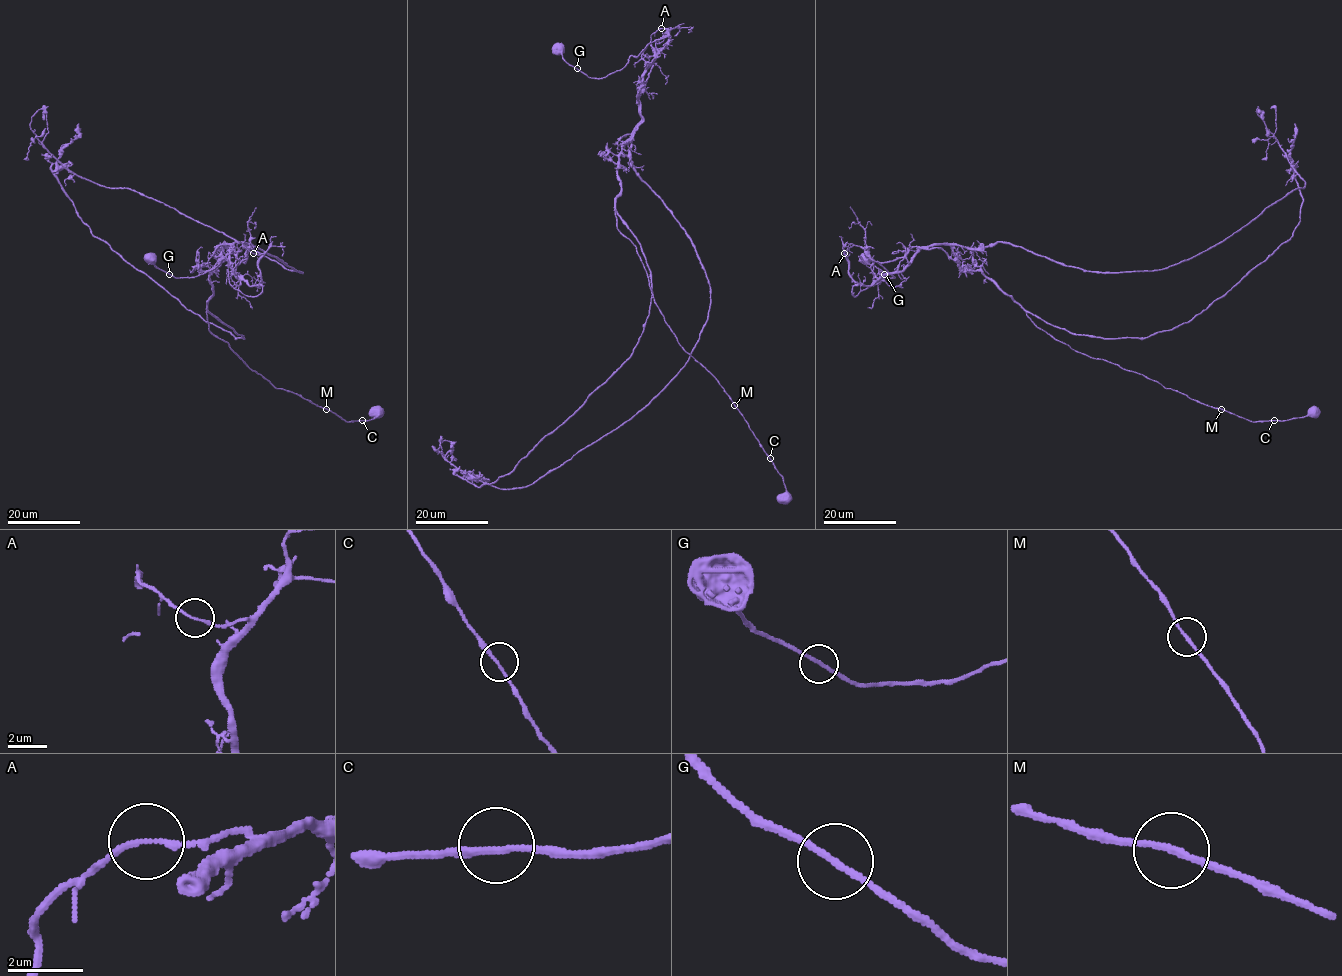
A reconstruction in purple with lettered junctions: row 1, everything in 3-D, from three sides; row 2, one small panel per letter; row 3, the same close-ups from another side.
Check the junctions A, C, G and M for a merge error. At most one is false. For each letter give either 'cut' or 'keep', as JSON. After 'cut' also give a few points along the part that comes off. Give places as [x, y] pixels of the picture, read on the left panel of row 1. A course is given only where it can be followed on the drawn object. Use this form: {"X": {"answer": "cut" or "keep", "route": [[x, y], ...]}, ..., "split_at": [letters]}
{"A": {"answer": "cut", "route": [[253, 253], [253, 286], [222, 248], [249, 243], [302, 272], [70, 172], [30, 127], [42, 119]]}, "C": {"answer": "keep"}, "G": {"answer": "keep"}, "M": {"answer": "keep"}, "split_at": ["A"]}

